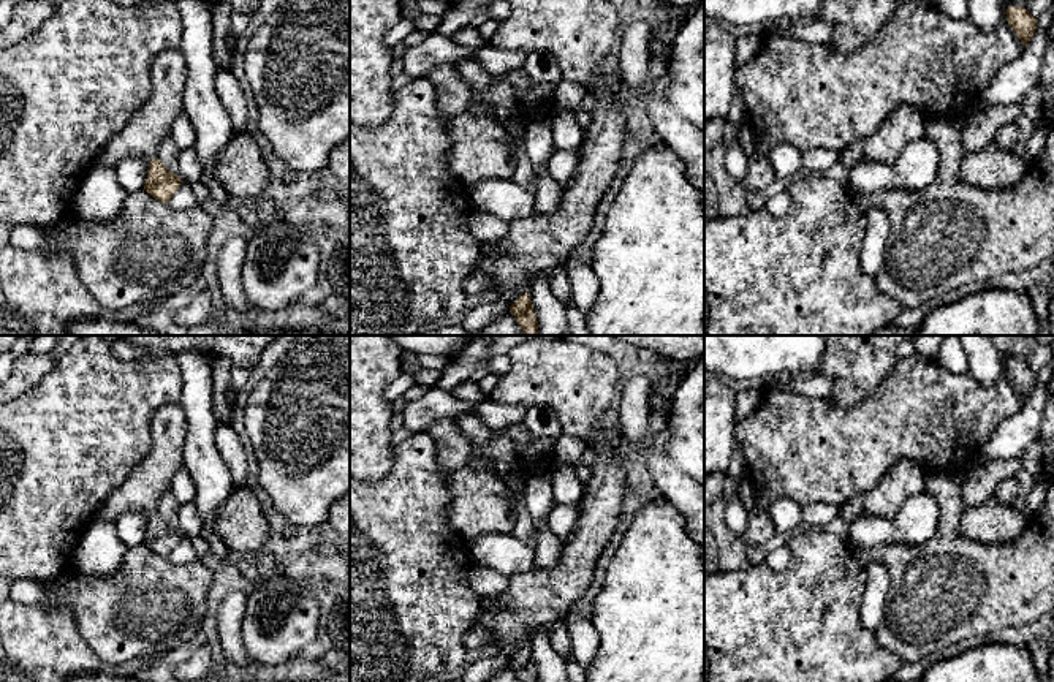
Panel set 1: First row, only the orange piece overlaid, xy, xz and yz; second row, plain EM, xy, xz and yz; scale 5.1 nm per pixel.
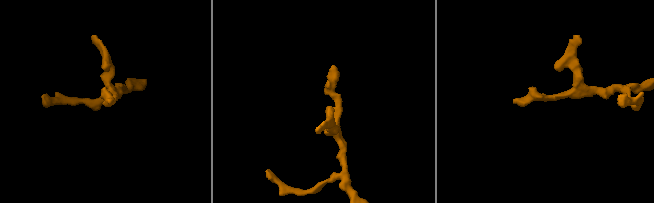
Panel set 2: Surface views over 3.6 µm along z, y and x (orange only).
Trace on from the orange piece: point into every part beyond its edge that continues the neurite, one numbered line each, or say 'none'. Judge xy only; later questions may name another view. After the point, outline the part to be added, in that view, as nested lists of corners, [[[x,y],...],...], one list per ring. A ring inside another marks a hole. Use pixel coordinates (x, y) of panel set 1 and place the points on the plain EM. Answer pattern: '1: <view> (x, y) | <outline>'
1: xy (143, 489) | [[[179,404],[152,413],[152,448],[128,478],[111,492],[95,513],[95,521],[116,522],[122,513],[141,511],[152,516],[161,497],[171,489],[187,438],[187,418]]]

